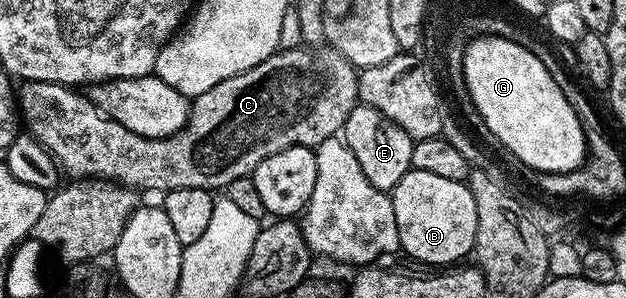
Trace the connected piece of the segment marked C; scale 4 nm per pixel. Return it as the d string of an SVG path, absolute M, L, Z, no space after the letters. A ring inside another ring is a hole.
M326 45L315 49L283 48L276 53L270 54L265 60L261 60L261 64L257 64L237 76L229 76L229 80L221 80L221 84L213 84L213 88L209 88L209 92L198 94L191 102L187 125L180 128L173 136L165 136L164 138L146 138L137 132L129 132L129 128L125 128L125 124L117 124L117 120L102 114L92 104L90 97L86 93L69 86L63 86L60 82L23 82L20 85L20 90L19 87L17 90L17 110L21 115L21 122L25 127L26 133L34 137L35 141L39 142L52 155L58 165L58 169L64 175L68 174L68 179L117 182L120 186L129 186L139 192L144 192L143 190L166 192L177 188L205 188L215 192L218 191L218 186L219 189L225 188L233 180L254 174L257 164L261 164L261 160L265 160L285 148L293 148L294 146L314 148L321 144L321 140L329 140L336 137L342 131L345 120L349 120L349 112L353 112L353 108L359 102L359 75L360 71L357 67L348 58L341 56L341 52L337 52L332 46Z

